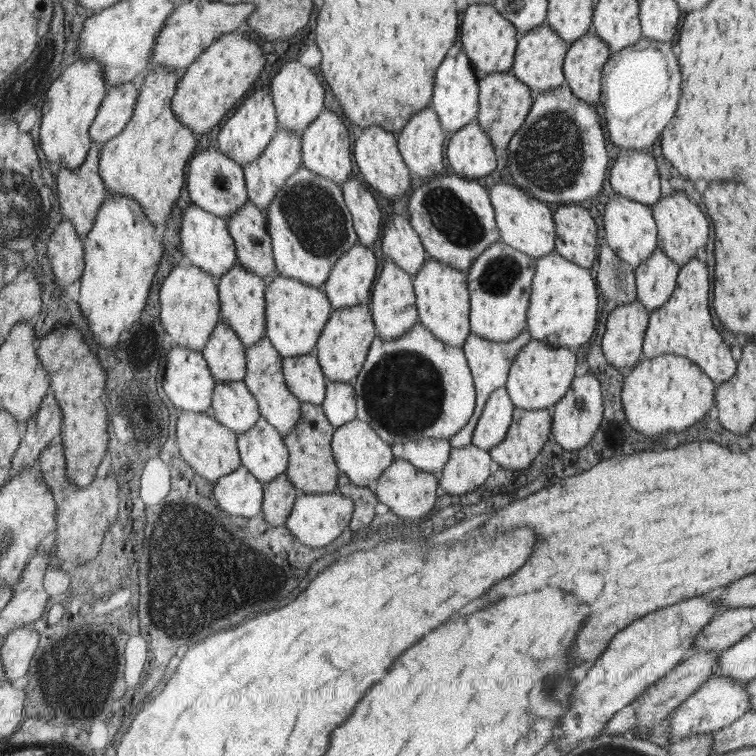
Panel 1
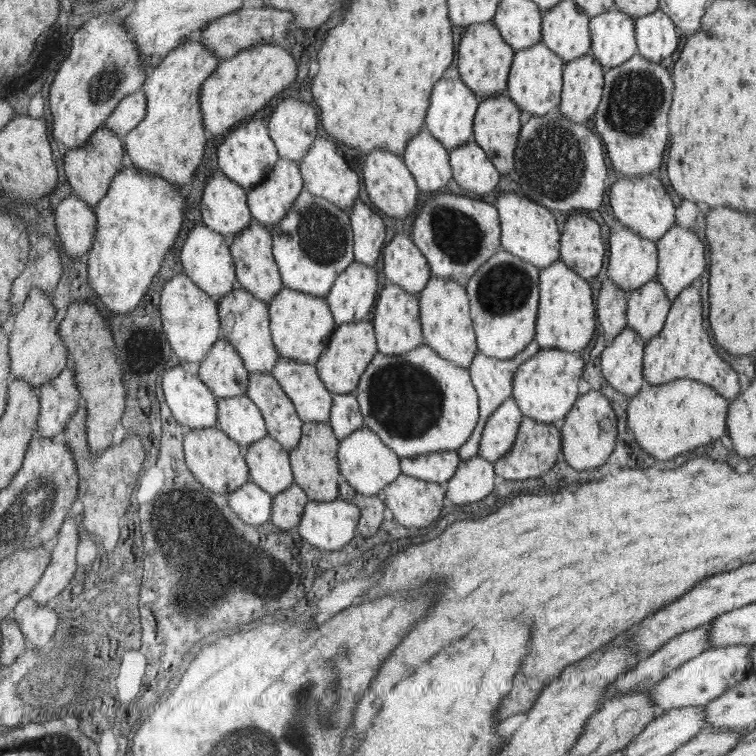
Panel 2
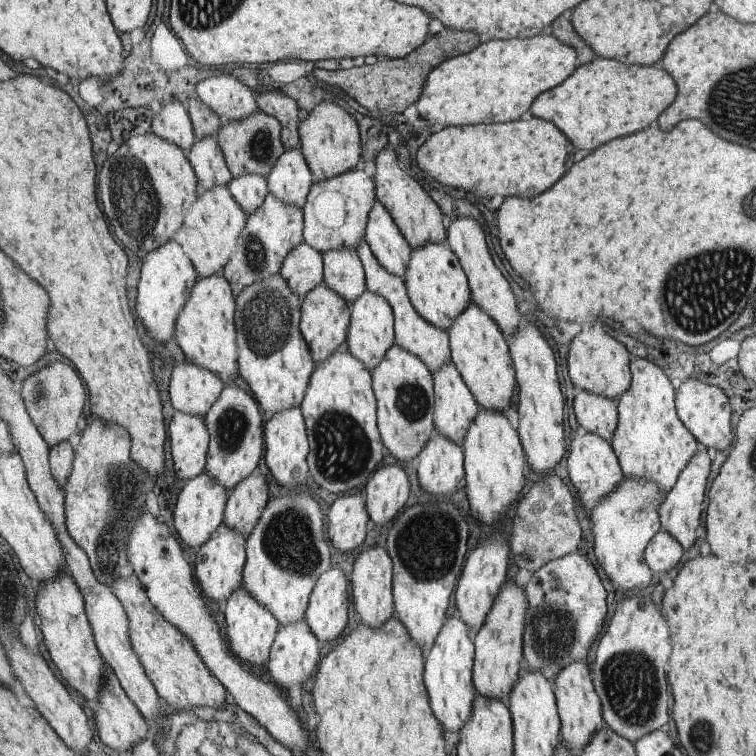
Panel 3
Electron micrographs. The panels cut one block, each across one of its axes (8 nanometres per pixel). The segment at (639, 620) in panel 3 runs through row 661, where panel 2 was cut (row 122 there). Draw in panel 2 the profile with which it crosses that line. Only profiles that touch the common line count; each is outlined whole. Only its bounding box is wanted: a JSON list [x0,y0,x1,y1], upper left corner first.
[595,52,674,177]

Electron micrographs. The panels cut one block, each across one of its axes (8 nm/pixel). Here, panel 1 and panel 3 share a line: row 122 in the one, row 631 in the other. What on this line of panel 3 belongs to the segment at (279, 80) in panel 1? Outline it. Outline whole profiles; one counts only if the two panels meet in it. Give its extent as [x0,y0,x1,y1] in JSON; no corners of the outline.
[266,621,320,691]

